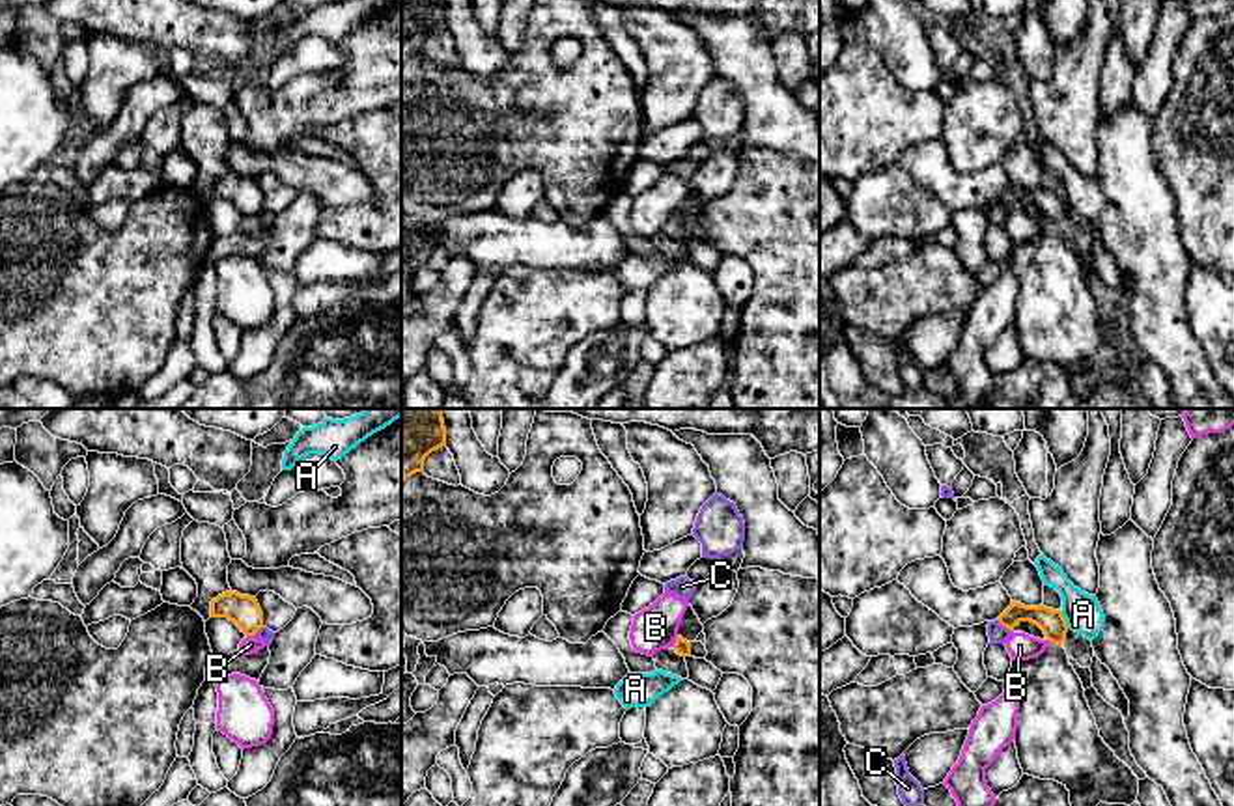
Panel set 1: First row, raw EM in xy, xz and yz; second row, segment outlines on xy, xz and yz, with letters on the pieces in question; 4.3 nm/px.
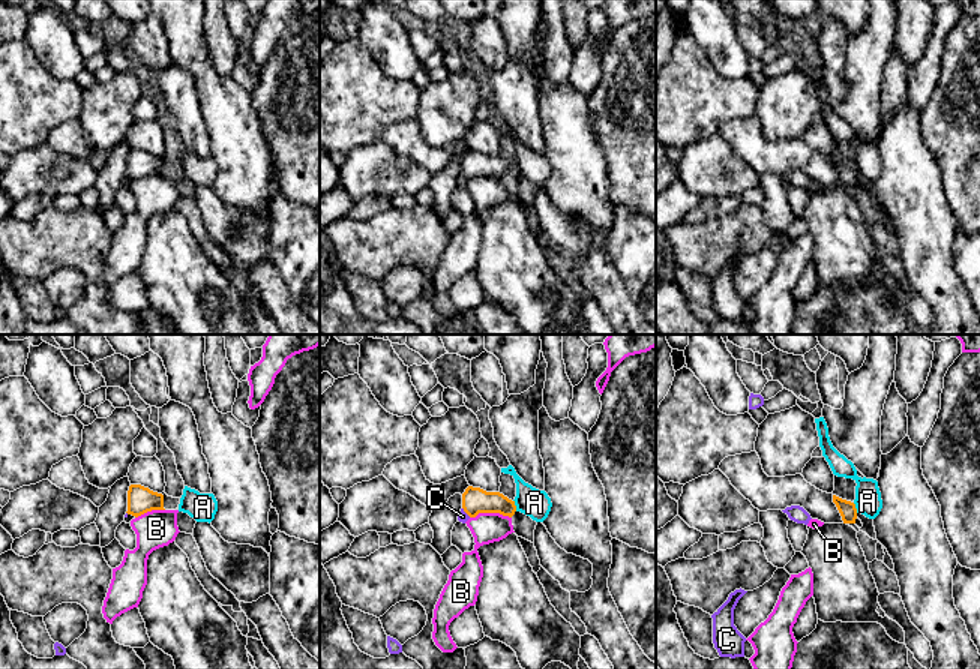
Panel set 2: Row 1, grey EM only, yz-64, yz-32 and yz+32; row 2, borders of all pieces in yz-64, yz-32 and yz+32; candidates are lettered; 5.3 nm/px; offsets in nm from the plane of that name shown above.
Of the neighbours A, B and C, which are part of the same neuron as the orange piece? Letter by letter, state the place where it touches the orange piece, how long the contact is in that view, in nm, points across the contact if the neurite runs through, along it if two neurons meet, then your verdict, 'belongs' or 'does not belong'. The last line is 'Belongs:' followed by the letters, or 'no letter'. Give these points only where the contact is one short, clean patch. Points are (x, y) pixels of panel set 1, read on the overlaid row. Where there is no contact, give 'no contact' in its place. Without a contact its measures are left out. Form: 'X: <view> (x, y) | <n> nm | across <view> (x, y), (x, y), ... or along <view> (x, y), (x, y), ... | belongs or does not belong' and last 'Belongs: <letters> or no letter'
A: yz (1065, 620) | 90 nm | along yz (1059, 611), (1068, 627) | does not belong
B: xz (676, 642) | 50 nm | along xz (678, 637), (673, 646) | does not belong
C: yz (1005, 625) | 90 nm | does not belong
Belongs: no letter

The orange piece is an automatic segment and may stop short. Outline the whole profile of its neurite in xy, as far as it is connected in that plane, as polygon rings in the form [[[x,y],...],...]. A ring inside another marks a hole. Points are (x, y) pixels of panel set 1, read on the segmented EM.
[[[226,591],[213,599],[211,618],[228,618],[246,636],[254,636],[263,627],[263,612],[258,601],[237,591]]]

